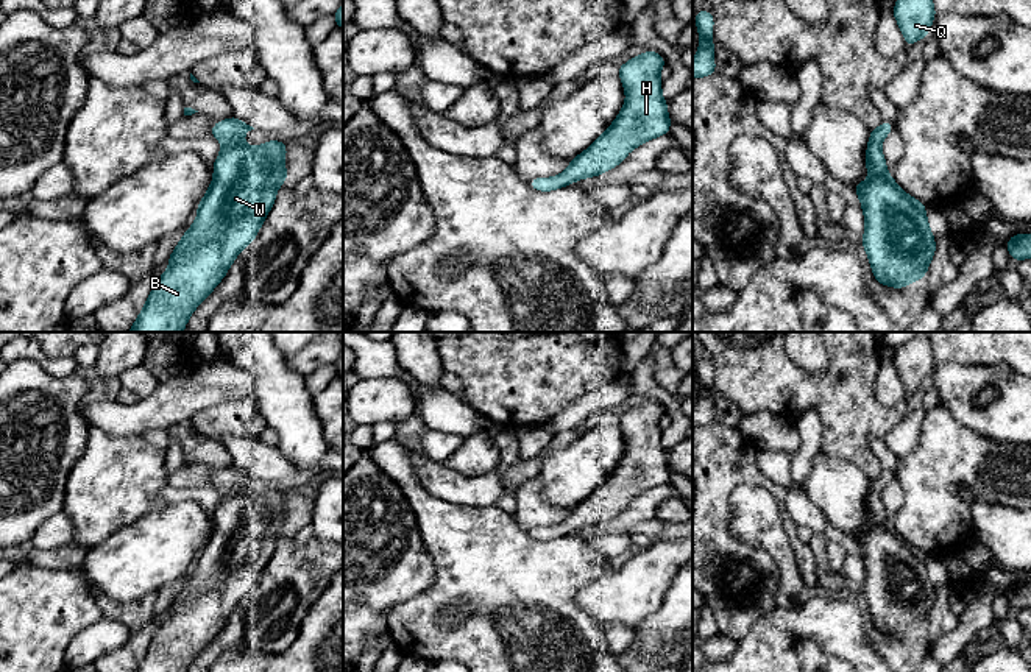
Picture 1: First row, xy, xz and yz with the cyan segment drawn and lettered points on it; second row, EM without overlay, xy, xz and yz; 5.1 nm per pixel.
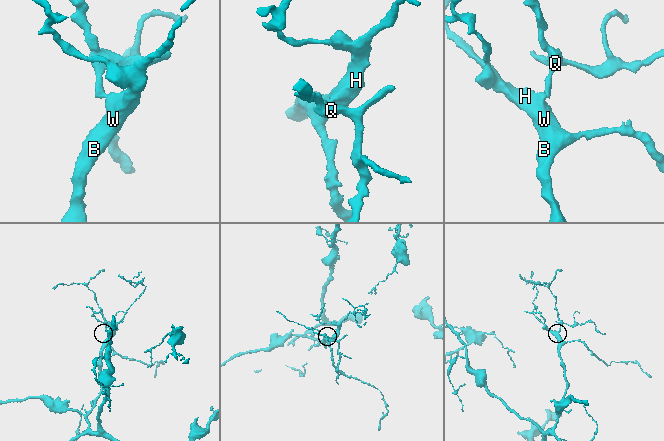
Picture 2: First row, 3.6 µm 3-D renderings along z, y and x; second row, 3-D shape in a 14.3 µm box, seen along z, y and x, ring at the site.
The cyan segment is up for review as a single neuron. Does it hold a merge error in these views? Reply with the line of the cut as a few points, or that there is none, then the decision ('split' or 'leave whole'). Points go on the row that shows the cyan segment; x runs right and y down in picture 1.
no cut; leave whole

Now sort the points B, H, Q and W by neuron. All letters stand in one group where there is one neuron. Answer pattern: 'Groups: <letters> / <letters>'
Groups: B H Q W

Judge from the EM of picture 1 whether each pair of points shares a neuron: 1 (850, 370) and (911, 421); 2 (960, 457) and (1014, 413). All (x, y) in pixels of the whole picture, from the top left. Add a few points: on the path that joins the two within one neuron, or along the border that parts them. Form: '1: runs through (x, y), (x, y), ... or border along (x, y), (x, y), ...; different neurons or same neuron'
1: border along (910, 410), (883, 438); different neurons
2: border along (953, 417), (969, 429), (1014, 445); different neurons

